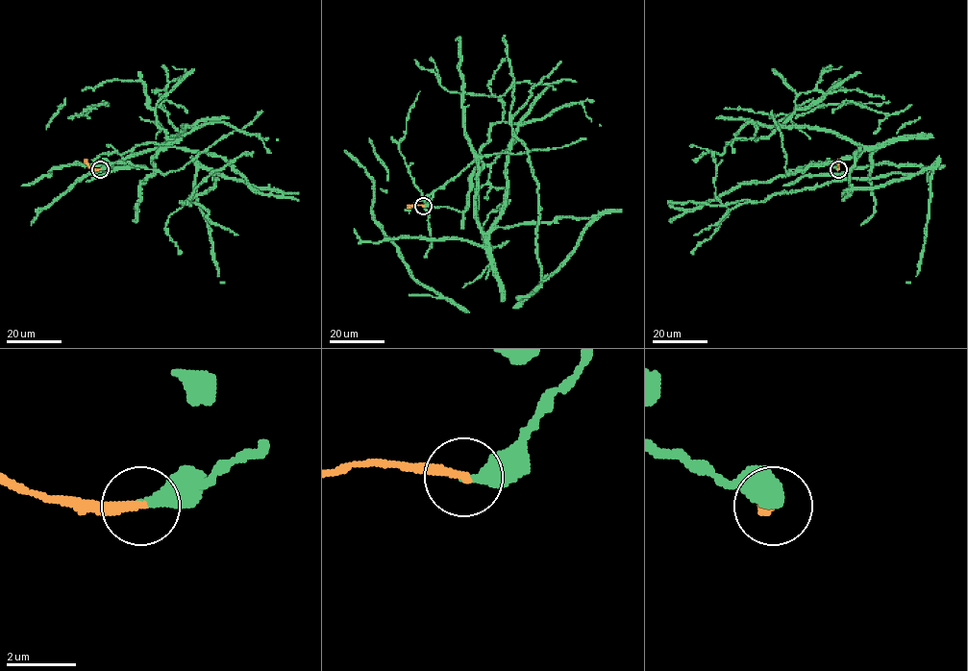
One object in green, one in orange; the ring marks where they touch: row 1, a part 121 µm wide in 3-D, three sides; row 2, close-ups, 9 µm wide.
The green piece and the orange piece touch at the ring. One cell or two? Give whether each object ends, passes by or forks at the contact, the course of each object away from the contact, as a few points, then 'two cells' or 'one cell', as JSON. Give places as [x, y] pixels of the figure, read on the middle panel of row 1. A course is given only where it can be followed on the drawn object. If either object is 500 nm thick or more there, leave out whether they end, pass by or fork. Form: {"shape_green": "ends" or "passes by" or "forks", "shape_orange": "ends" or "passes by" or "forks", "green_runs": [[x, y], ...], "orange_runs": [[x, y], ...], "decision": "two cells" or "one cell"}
{"shape_green": "ends", "shape_orange": "ends", "green_runs": [[423, 206], [476, 158], [484, 233], [608, 211], [542, 275], [513, 86], [487, 86], [505, 59]], "orange_runs": [[423, 206], [408, 207]], "decision": "one cell"}

